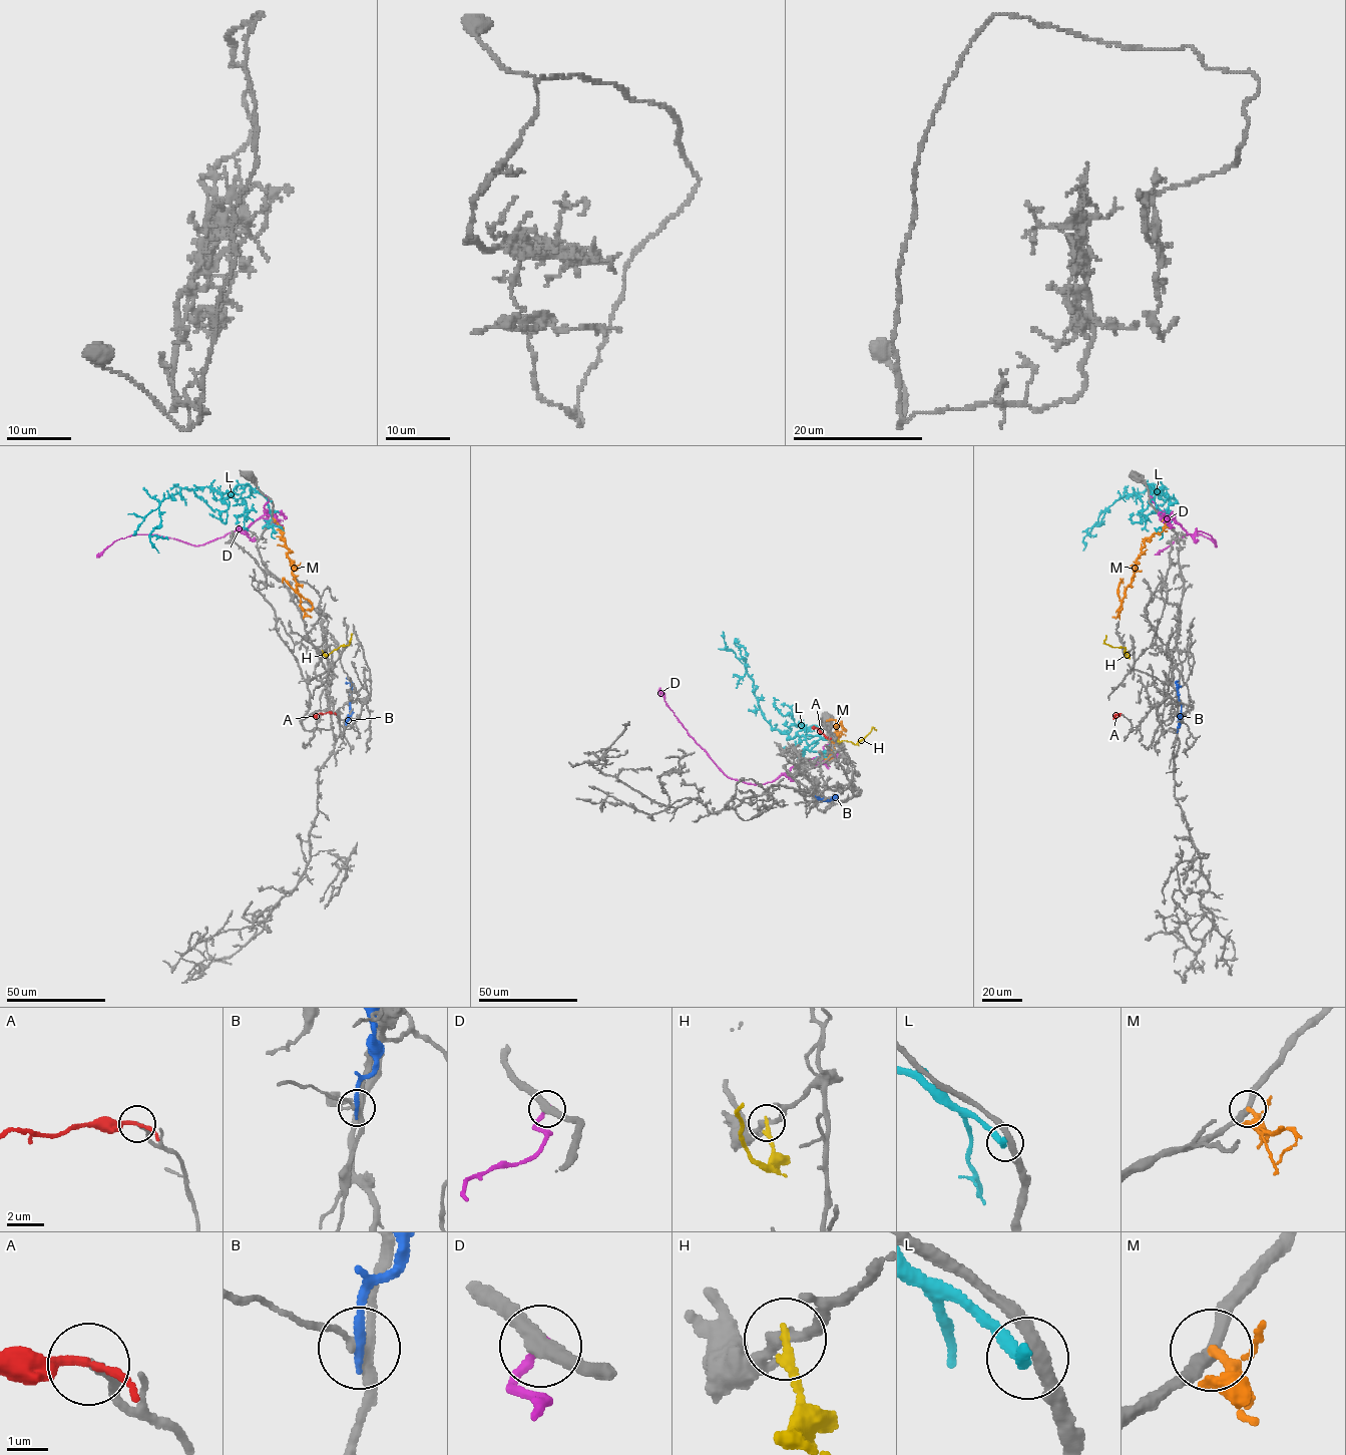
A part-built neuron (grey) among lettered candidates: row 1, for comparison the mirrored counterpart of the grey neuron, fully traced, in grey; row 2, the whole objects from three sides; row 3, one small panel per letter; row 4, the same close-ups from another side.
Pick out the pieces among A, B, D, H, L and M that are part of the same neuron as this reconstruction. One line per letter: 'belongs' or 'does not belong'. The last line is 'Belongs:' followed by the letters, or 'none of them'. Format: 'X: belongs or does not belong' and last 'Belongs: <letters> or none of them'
A: belongs
B: does not belong
D: does not belong
H: does not belong
L: does not belong
M: does not belong
Belongs: A

